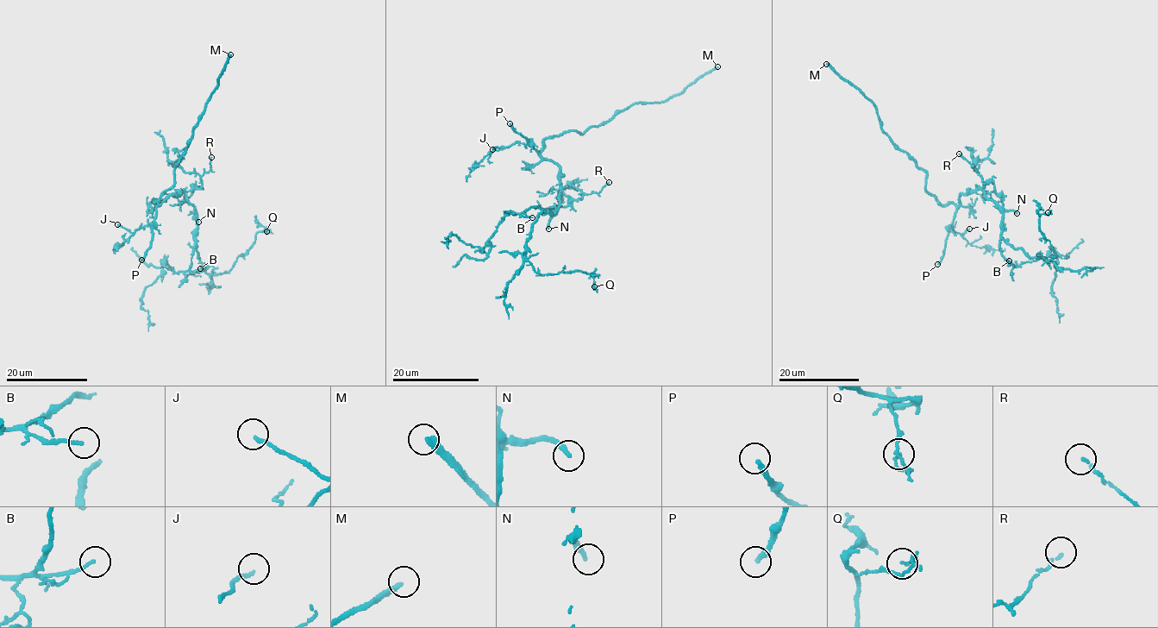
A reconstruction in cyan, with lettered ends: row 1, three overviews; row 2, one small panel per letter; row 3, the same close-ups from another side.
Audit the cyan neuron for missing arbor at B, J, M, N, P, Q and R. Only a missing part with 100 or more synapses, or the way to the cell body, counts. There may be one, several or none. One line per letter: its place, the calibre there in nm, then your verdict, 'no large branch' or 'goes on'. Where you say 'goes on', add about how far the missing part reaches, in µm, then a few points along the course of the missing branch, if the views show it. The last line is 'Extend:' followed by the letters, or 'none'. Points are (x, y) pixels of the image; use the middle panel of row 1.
B: at (532, 217); 140 nm thick; no large branch
J: at (492, 149); 160 nm thick; no large branch
M: at (717, 66); 320 nm thick; goes on; about 45 µm are missing
N: at (548, 229); 240 nm thick; goes on; about 60 µm are missing; missing branch runs (548, 229), (547, 239), (576, 271), (567, 298), (559, 304), (542, 296), (508, 299), (462, 333)
P: at (510, 123); 220 nm thick; goes on; about 110 µm are missing
Q: at (594, 286); 120 nm thick; no large branch
R: at (609, 182); 160 nm thick; no large branch
Extend: M, N, P

